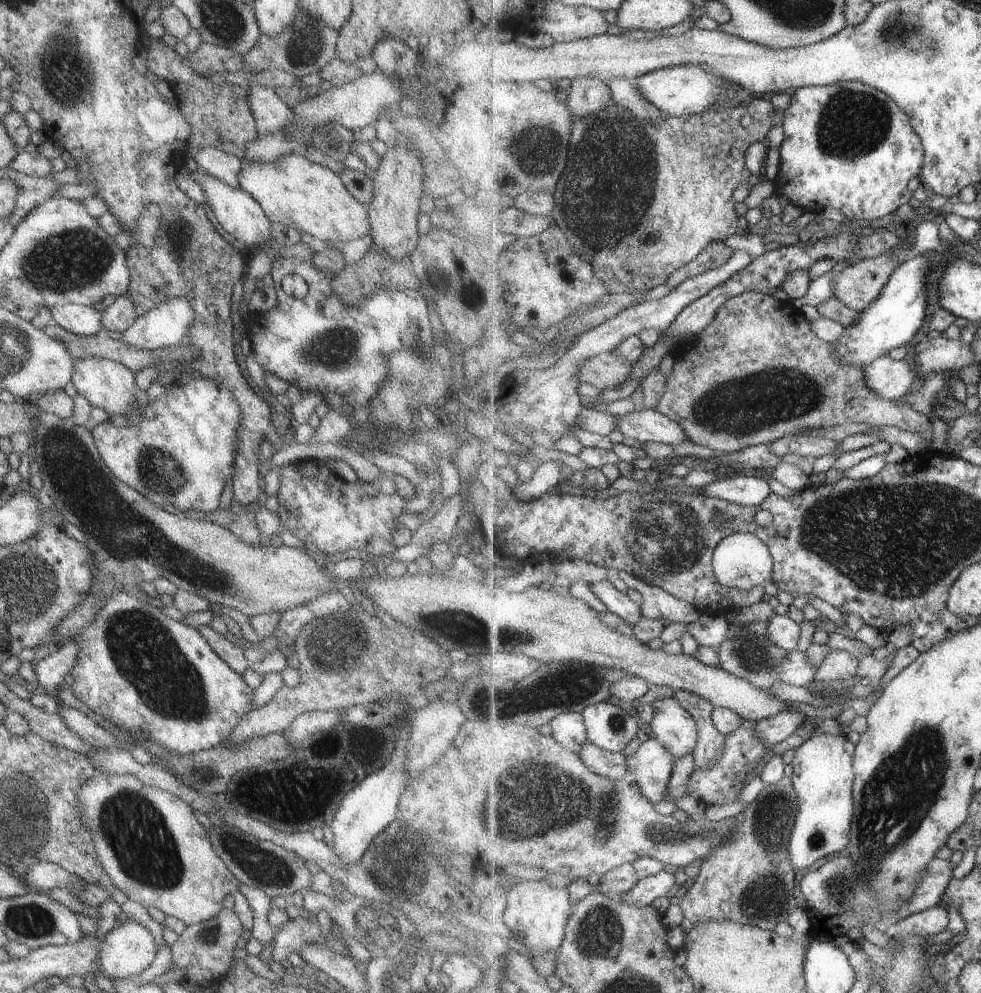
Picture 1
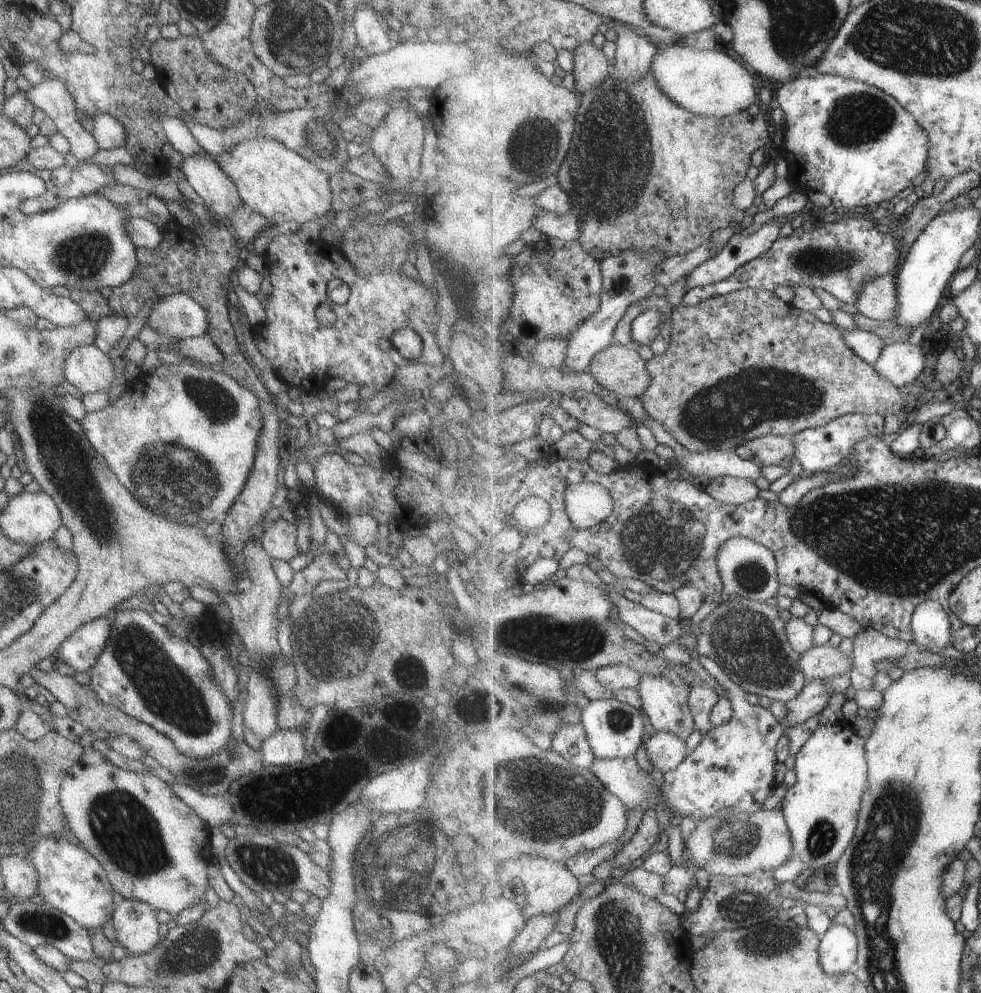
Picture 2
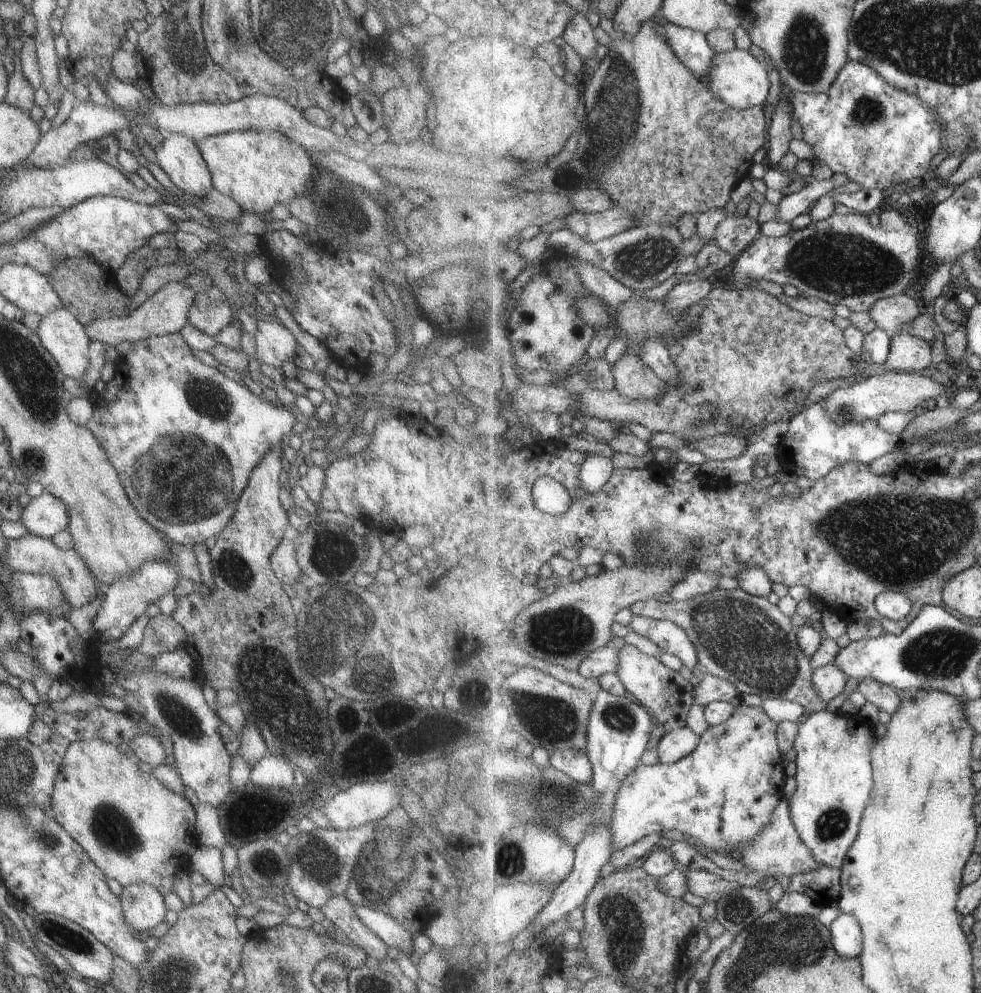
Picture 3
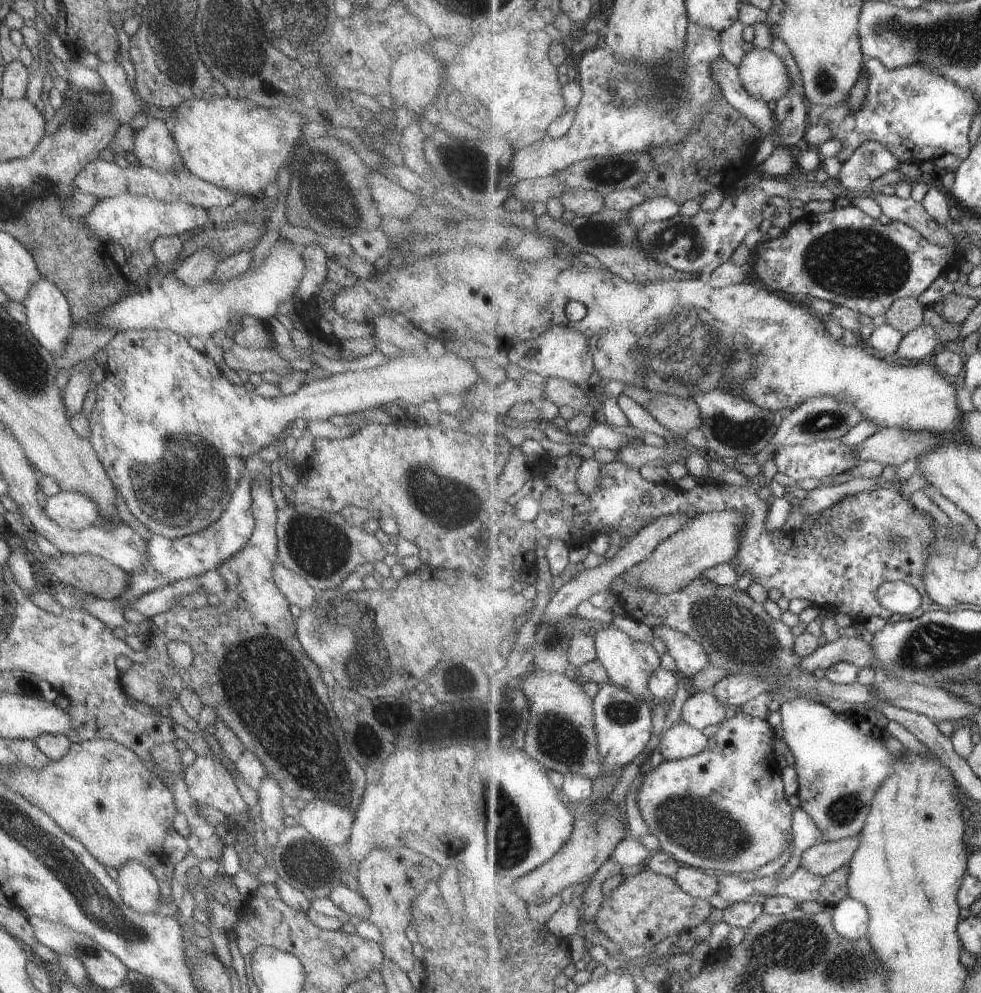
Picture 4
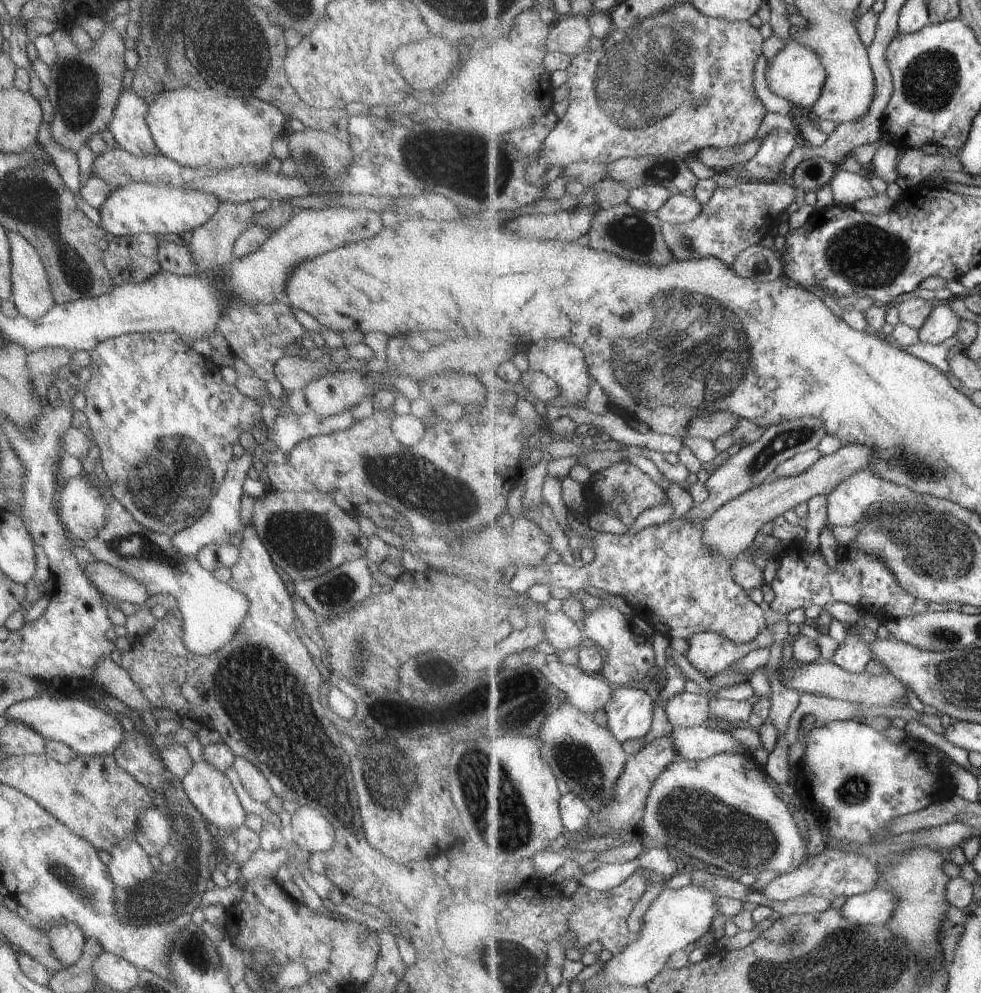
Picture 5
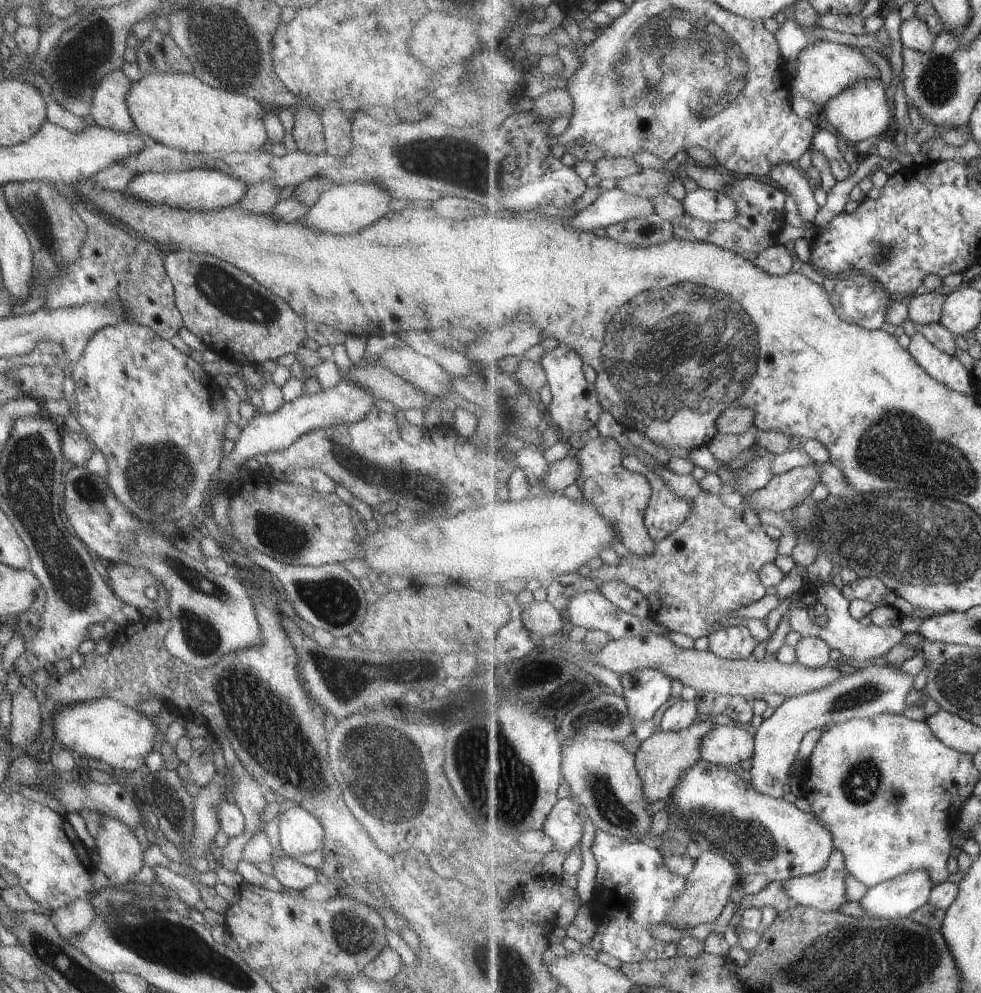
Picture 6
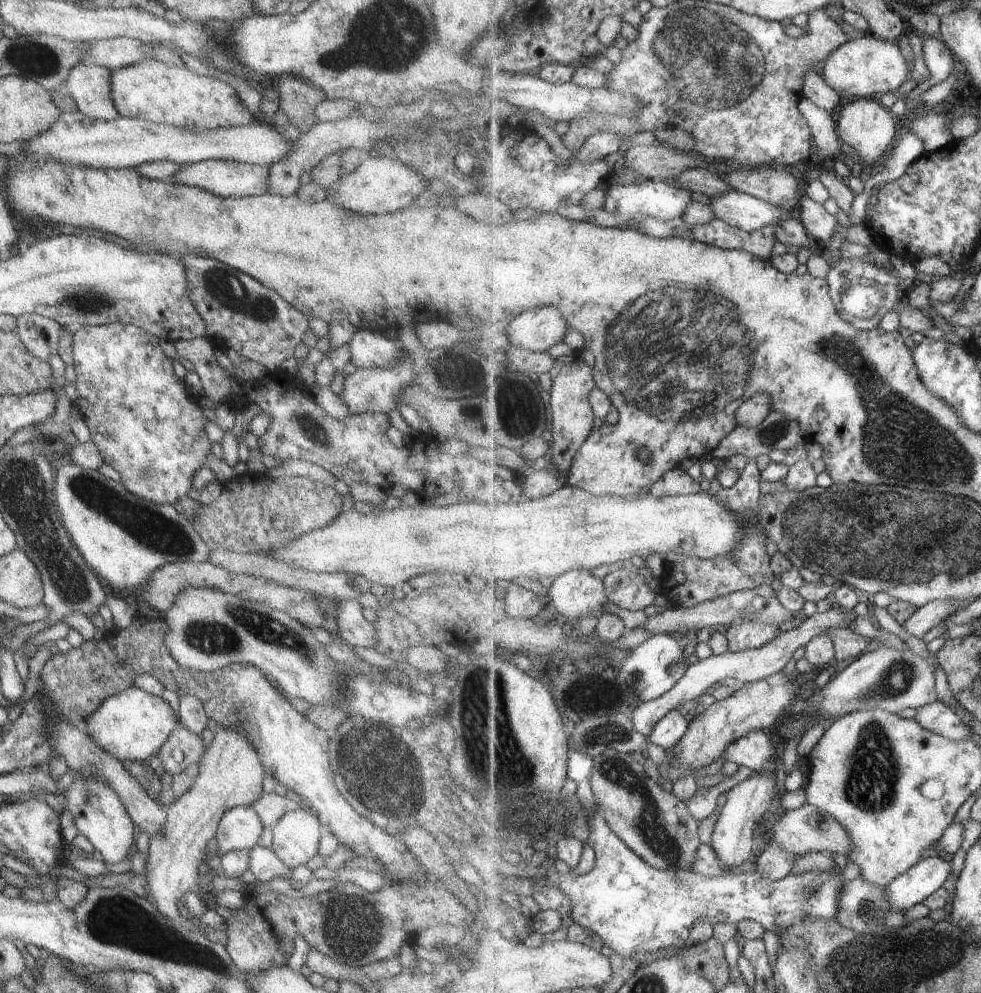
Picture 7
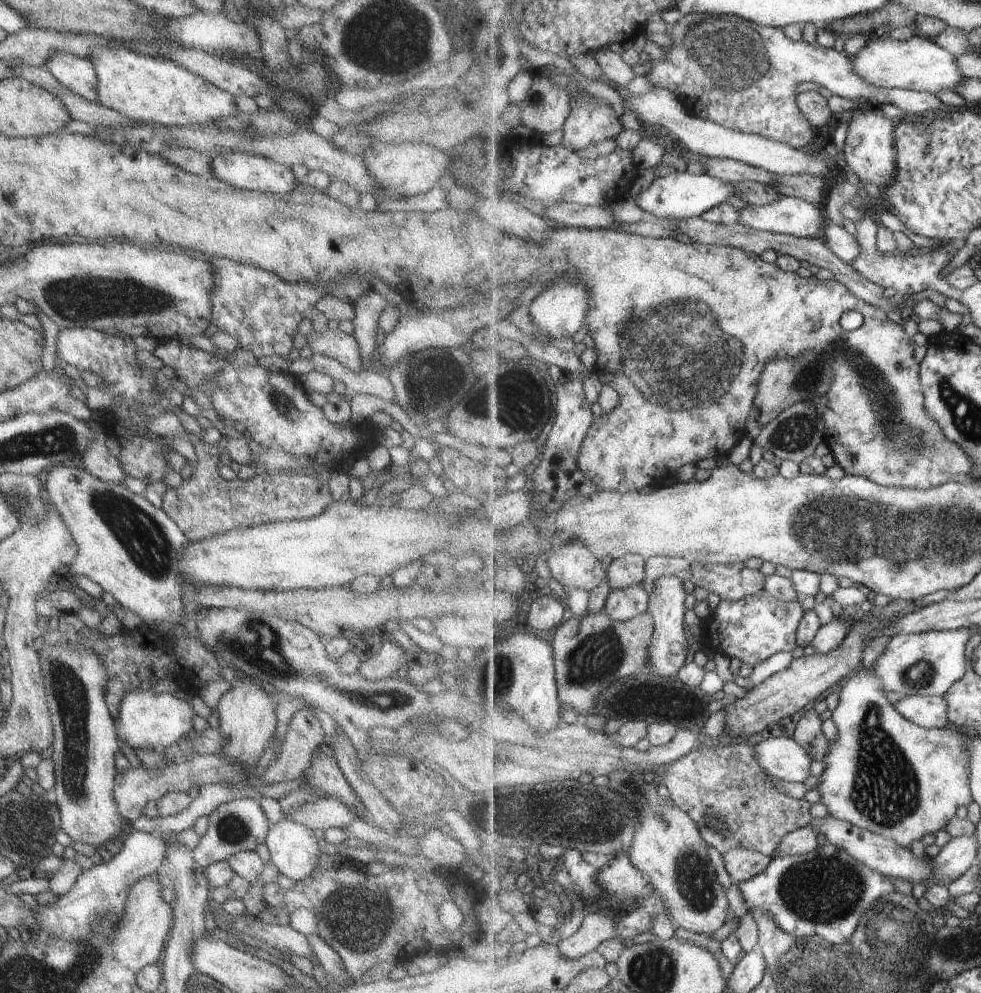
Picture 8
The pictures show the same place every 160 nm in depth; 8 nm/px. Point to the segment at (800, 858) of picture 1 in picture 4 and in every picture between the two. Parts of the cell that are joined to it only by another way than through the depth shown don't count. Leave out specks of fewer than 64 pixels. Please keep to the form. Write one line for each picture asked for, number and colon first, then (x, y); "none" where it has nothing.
2: (822, 807)
3: (834, 773)
4: (840, 763)

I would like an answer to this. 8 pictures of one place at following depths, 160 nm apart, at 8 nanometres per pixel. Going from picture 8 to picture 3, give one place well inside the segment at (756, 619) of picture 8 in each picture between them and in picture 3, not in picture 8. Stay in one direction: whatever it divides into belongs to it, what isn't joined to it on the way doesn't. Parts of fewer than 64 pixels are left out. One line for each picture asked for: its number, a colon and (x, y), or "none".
3: (668, 635)
4: (690, 656)
5: (709, 653)
6: (736, 642)
7: (747, 635)

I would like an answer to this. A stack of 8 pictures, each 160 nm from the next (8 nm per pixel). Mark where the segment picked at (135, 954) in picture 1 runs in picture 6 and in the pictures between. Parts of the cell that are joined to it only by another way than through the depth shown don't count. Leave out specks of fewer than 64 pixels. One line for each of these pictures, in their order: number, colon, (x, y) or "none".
2: (135, 924)
3: (142, 907)
4: (137, 887)
5: (128, 865)
6: (120, 857)

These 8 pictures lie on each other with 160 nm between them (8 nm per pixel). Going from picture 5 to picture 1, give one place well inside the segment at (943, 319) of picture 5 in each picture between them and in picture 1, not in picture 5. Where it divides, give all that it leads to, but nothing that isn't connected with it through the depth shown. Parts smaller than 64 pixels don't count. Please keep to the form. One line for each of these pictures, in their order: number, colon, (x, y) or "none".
1: (890, 379)
2: (903, 364)
3: (909, 353)
4: (915, 345)

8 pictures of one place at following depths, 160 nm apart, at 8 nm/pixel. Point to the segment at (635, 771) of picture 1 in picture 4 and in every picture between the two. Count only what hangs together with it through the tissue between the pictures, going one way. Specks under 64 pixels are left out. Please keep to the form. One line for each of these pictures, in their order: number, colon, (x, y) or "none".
2: (666, 752)
3: (673, 746)
4: (682, 740)

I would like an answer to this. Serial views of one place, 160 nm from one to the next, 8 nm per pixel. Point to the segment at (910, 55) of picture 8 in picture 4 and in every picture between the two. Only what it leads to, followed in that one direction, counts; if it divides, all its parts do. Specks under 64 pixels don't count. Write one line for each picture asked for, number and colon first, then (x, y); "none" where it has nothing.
4: (765, 76)
5: (796, 73)
6: (823, 70)
7: (866, 66)

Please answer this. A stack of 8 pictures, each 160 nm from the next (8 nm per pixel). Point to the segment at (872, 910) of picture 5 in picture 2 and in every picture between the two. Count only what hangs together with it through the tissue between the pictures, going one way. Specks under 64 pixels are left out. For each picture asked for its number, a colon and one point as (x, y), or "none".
2: (839, 946)
3: (848, 935)
4: (851, 918)

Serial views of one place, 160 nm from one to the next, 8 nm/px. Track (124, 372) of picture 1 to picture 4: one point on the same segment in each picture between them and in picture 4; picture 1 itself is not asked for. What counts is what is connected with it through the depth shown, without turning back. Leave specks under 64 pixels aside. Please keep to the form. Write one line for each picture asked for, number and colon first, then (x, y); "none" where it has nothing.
2: (86, 367)
3: (63, 337)
4: (48, 319)

